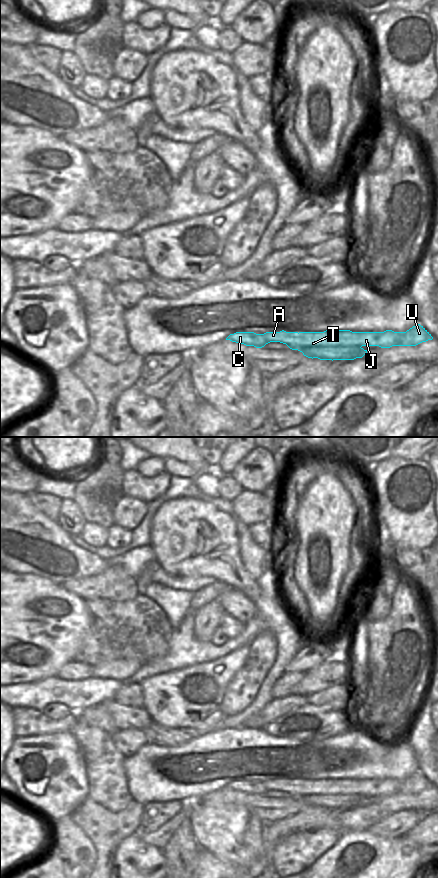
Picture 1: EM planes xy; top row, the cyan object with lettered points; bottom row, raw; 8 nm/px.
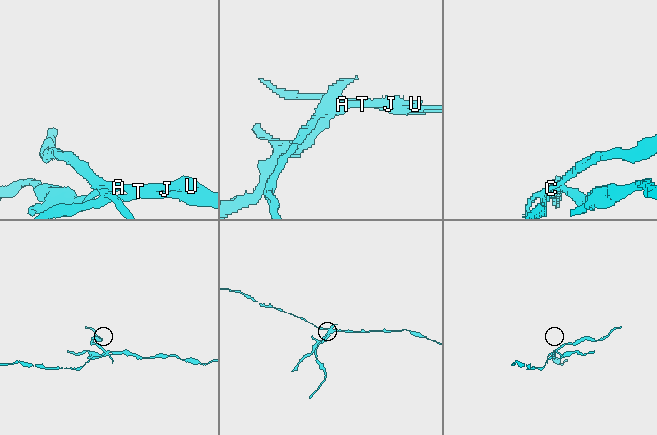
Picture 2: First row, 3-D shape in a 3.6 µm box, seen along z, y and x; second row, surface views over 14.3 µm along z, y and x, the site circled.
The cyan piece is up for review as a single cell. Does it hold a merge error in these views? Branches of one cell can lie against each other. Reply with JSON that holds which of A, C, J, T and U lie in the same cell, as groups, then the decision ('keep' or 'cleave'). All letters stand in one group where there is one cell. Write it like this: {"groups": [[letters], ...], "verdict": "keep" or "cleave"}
{"groups": [["A", "C"], ["J", "T", "U"]], "verdict": "cleave"}

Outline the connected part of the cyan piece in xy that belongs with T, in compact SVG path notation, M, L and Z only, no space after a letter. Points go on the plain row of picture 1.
M420 772L406 780L352 780L350 778L326 778L324 780L299 780L283 789L292 798L298 798L308 806L320 808L354 808L362 806L367 798L363 794L416 794L432 788L431 782Z

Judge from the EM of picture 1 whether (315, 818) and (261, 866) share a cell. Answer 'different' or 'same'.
same

